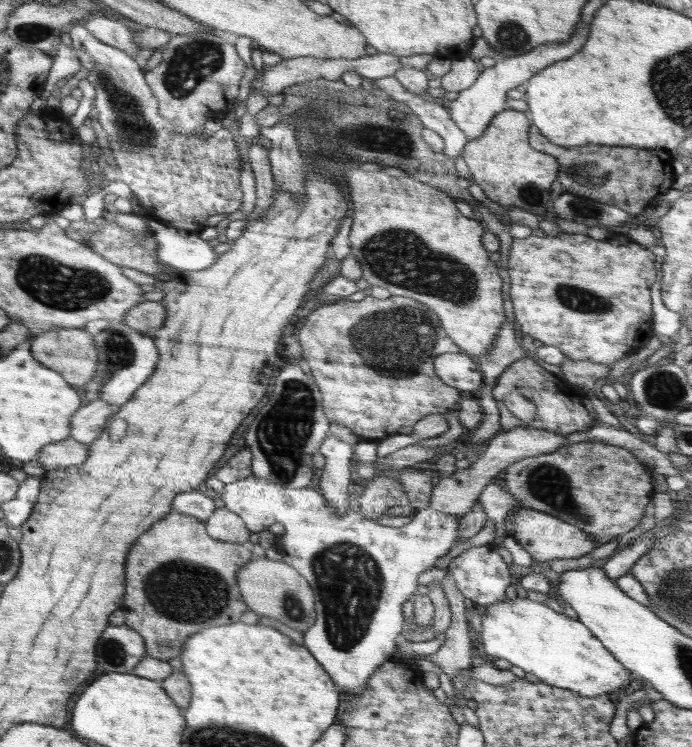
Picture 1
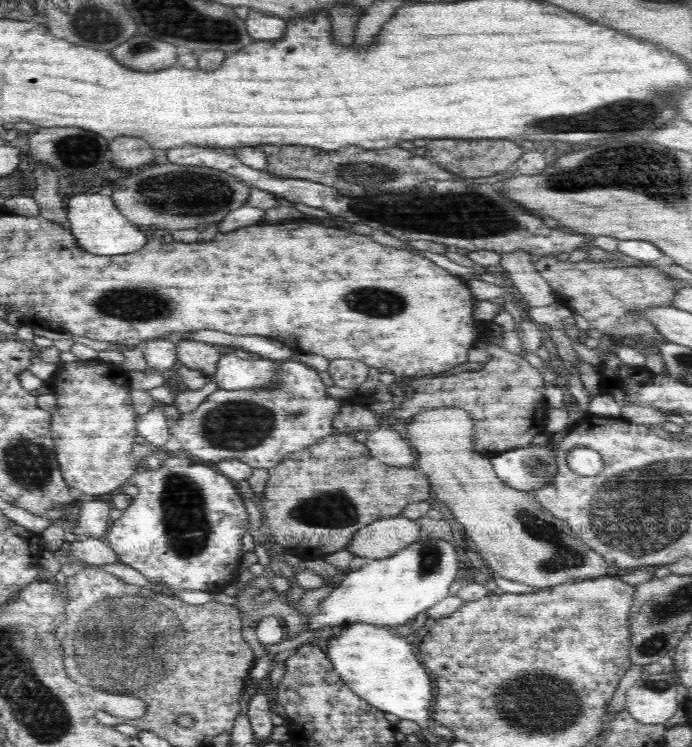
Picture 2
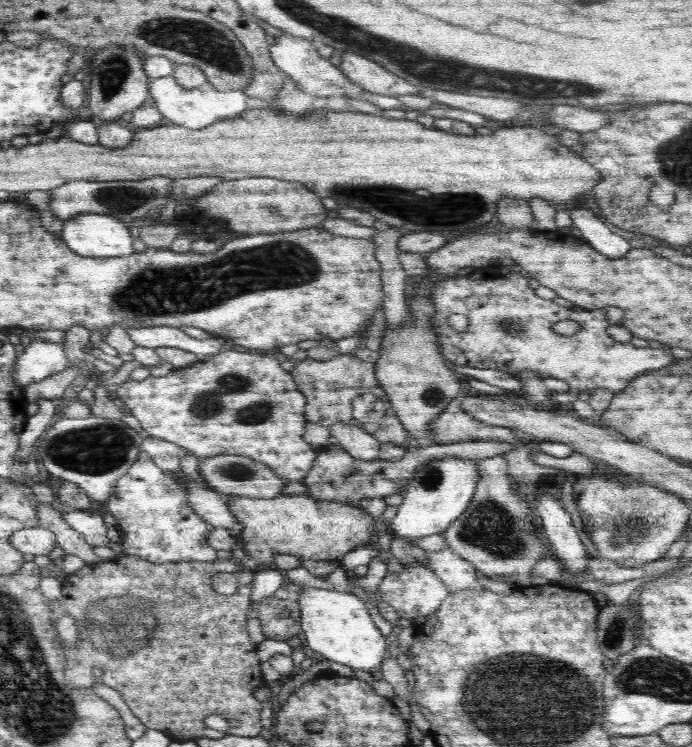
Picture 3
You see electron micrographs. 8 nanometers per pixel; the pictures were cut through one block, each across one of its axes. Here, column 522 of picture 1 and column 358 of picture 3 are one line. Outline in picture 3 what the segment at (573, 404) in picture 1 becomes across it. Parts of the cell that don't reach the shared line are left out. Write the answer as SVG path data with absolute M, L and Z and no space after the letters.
M339 354L328 360L316 360L307 357L303 361L295 361L290 376L296 388L305 396L304 414L309 422L329 428L336 422L344 422L352 426L360 426L352 417L352 400L366 392L375 394L388 405L389 398L376 379L376 365L360 360L355 354Z

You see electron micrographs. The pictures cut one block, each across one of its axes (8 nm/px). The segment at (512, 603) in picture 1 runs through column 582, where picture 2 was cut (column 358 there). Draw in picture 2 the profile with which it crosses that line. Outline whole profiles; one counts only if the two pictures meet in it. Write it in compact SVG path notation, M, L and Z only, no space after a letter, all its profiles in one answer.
M368 624L340 630L338 637L329 640L325 654L356 697L363 698L378 710L396 714L402 720L412 720L426 729L433 712L432 682L426 667L414 655L412 646L388 629Z

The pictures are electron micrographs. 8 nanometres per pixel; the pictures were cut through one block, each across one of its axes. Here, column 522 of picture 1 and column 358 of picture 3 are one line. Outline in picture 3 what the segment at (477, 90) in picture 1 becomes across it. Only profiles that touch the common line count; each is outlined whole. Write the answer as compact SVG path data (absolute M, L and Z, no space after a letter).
M345 52L341 59L340 71L351 82L362 86L364 90L393 97L418 94L420 90L368 57Z

